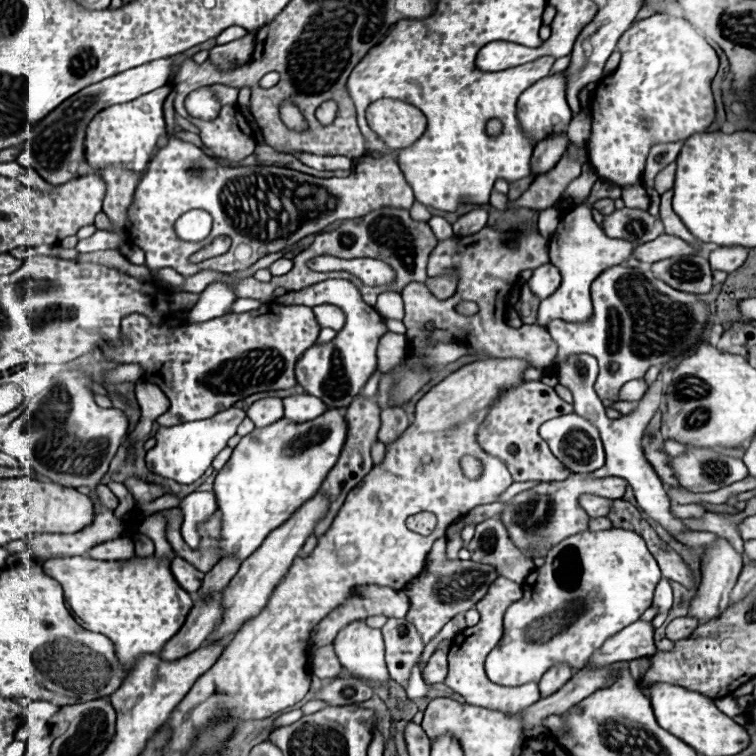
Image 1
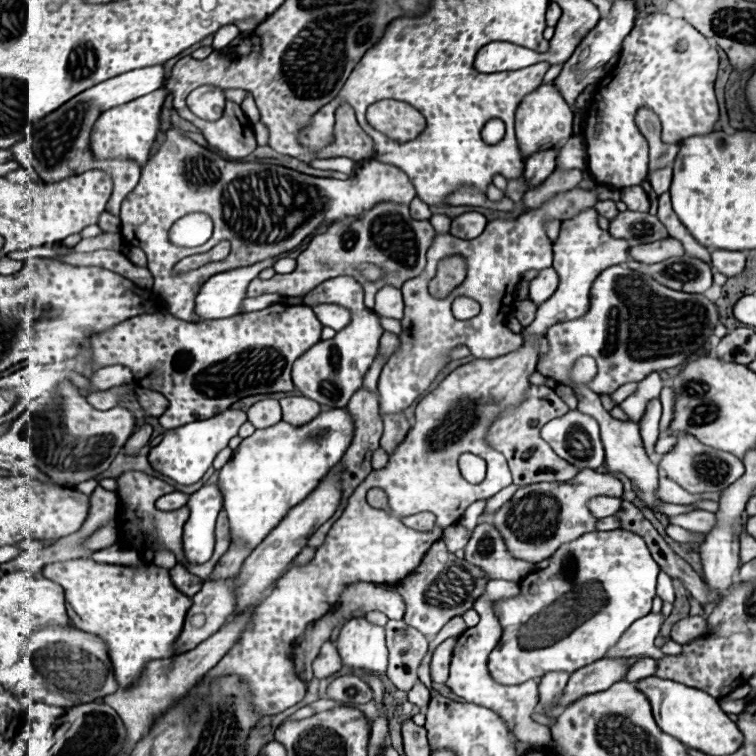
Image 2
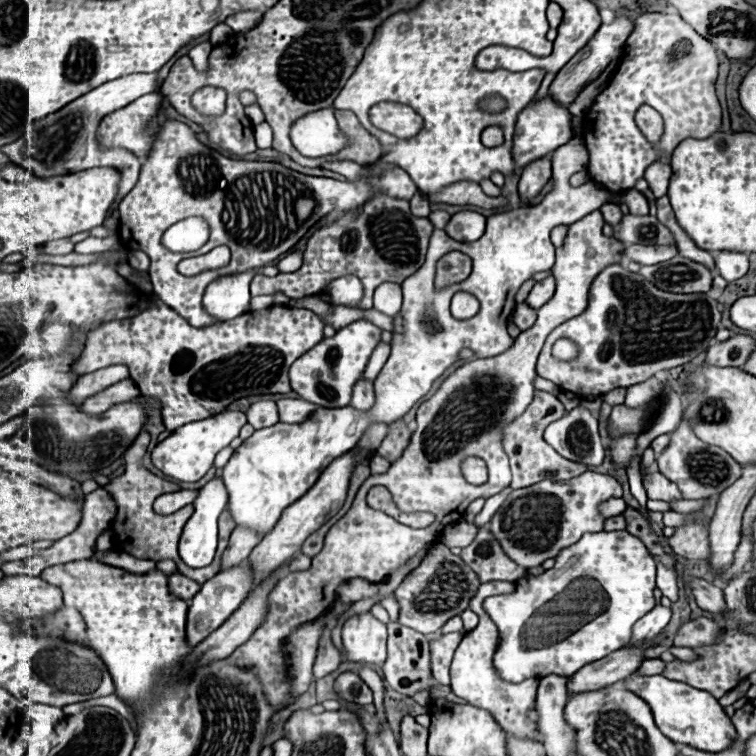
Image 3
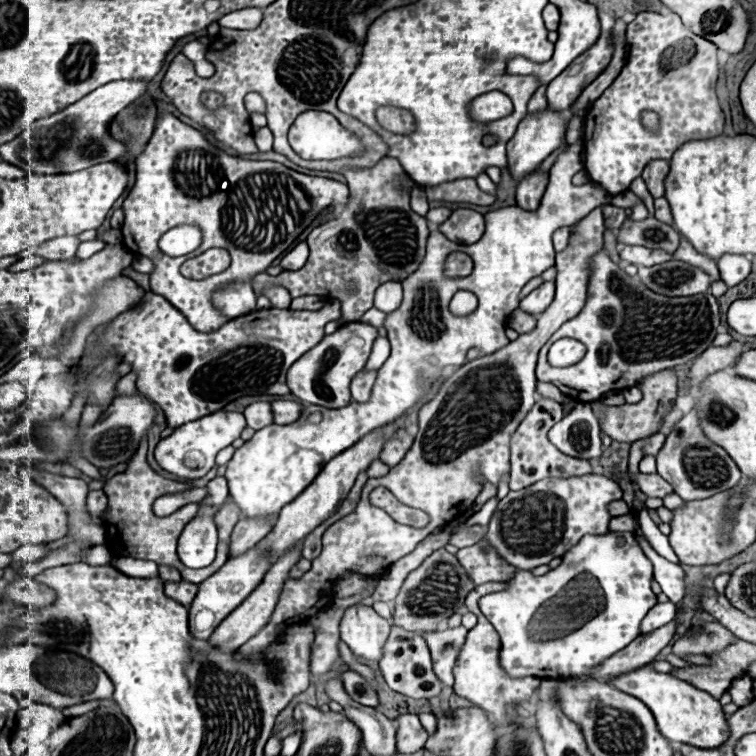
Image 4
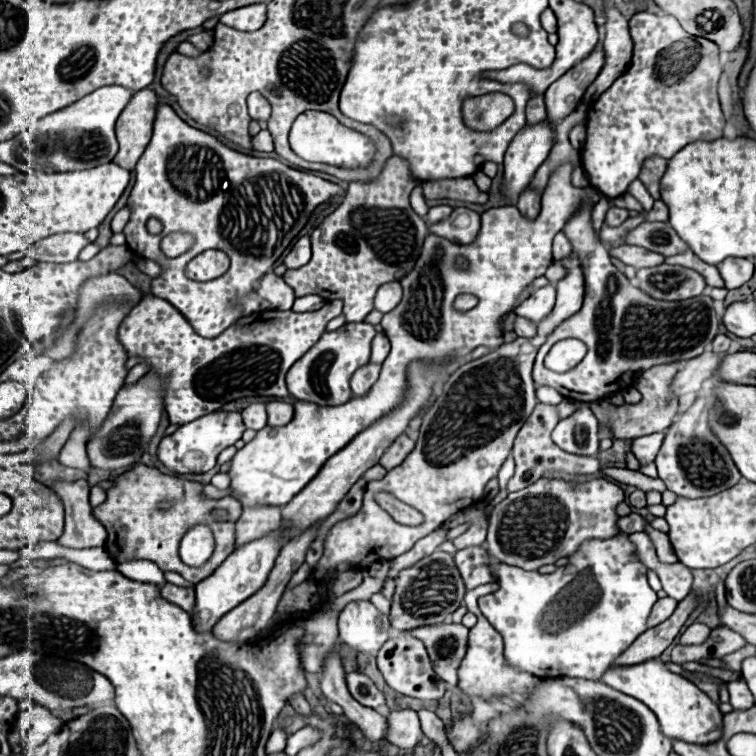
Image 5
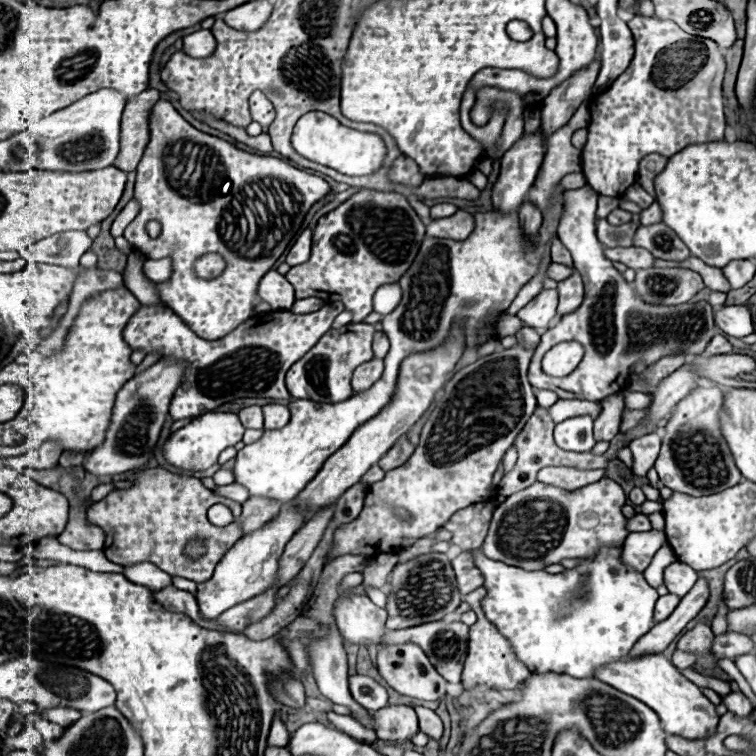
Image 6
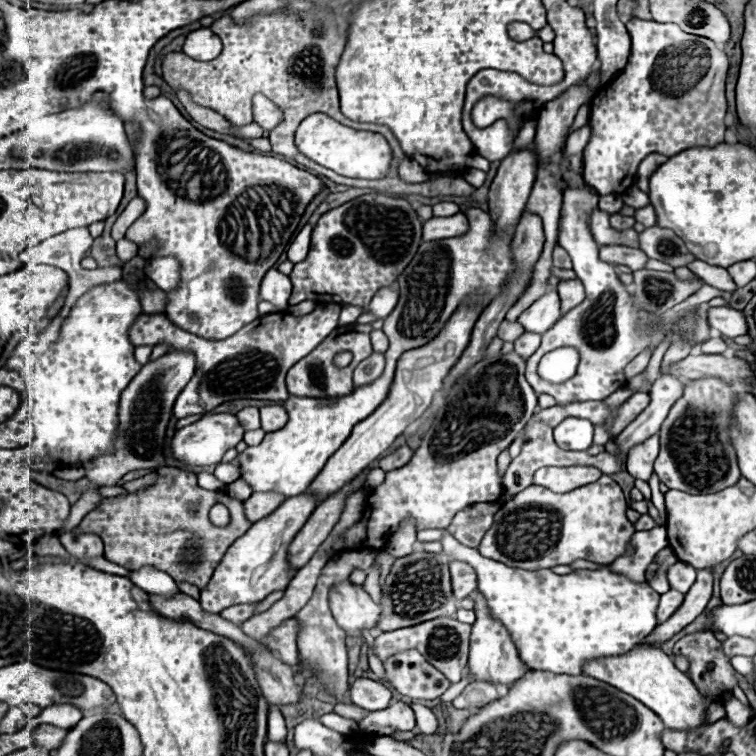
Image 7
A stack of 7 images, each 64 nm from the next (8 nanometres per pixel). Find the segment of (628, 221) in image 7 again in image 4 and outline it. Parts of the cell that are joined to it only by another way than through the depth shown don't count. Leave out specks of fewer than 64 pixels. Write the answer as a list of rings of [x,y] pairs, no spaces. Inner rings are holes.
[[[606,204],[602,210],[604,210],[608,230],[618,230],[624,224],[624,220],[628,218],[624,208],[618,208],[618,206],[612,206],[612,204]]]

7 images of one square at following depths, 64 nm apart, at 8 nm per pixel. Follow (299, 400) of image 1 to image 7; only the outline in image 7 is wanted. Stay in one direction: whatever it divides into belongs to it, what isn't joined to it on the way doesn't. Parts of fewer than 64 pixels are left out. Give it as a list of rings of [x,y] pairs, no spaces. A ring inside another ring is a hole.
[[[264,406],[260,408],[260,422],[264,432],[274,432],[280,430],[288,420],[288,414],[282,406]]]

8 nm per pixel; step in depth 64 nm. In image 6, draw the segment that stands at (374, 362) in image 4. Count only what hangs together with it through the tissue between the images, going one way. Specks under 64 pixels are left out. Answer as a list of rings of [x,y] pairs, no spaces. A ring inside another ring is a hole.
[[[376,332],[376,334],[374,334],[374,344],[372,344],[372,348],[374,348],[374,356],[376,356],[376,358],[384,358],[384,356],[386,356],[390,344],[388,344],[388,338],[386,338],[384,332]]]

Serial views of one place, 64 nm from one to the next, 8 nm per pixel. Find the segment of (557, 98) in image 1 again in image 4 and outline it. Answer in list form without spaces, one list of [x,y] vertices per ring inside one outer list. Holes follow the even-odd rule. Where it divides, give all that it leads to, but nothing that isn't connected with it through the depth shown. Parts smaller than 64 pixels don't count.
[[[546,110],[542,114],[528,114],[520,124],[512,140],[508,142],[508,172],[514,182],[520,182],[524,176],[534,172],[546,156],[550,156],[564,140],[566,132],[566,116],[554,110]]]

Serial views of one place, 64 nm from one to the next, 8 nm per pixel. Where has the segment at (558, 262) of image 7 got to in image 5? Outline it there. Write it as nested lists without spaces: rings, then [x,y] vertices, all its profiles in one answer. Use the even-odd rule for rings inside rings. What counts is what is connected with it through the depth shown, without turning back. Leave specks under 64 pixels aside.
[[[566,164],[554,172],[554,176],[548,182],[548,188],[542,194],[542,212],[534,222],[524,218],[516,206],[502,206],[502,208],[492,208],[486,210],[480,218],[480,232],[474,242],[466,246],[458,246],[446,238],[438,238],[430,234],[422,246],[422,254],[418,256],[418,262],[406,278],[400,280],[404,288],[404,298],[402,302],[382,318],[382,328],[384,334],[388,336],[392,350],[386,356],[386,362],[382,362],[380,378],[372,386],[370,394],[364,394],[362,398],[352,398],[350,402],[342,406],[314,406],[314,402],[296,402],[294,404],[294,418],[288,426],[280,428],[264,428],[256,434],[252,442],[248,442],[244,448],[236,452],[232,458],[230,466],[230,480],[232,488],[242,494],[242,504],[244,506],[254,506],[254,504],[266,504],[266,506],[284,506],[288,504],[324,466],[324,462],[334,456],[338,450],[342,450],[358,432],[374,424],[378,418],[394,410],[402,400],[406,392],[406,366],[410,360],[462,360],[468,352],[472,352],[476,346],[490,346],[498,348],[502,346],[502,328],[500,320],[504,314],[508,314],[518,298],[518,294],[538,276],[544,276],[546,268],[554,262],[568,258],[572,248],[566,236],[562,236],[562,226],[566,224],[566,218],[570,218],[576,208],[580,208],[584,201],[596,204],[605,196],[593,187],[574,188],[570,184],[570,174],[574,166]],[[458,258],[466,258],[468,268],[462,270],[458,266]],[[460,294],[474,294],[478,298],[478,306],[468,310],[468,312],[458,312],[454,310],[454,300]]]

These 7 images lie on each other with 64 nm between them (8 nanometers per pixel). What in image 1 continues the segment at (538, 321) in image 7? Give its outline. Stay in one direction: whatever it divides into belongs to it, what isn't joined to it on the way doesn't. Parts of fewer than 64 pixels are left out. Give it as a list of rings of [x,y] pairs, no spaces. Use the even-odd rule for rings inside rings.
[[[552,264],[536,268],[532,278],[528,280],[528,286],[530,286],[530,290],[532,290],[532,294],[536,298],[540,298],[540,300],[548,298],[560,286],[560,272],[558,272],[558,268],[552,266]]]

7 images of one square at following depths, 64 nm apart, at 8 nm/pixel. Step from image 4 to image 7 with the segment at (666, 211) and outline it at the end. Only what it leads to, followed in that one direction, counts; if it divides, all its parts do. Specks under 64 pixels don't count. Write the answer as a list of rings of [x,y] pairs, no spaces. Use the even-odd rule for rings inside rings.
[[[644,206],[644,208],[638,208],[636,214],[634,214],[636,222],[644,224],[644,226],[654,226],[656,224],[656,214],[654,214],[654,208],[652,206]]]

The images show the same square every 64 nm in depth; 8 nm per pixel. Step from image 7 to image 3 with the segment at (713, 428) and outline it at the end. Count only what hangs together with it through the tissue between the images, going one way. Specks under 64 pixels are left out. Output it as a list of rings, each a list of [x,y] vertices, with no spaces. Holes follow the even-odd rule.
[[[682,420],[678,428],[670,434],[670,444],[658,456],[658,470],[678,486],[682,498],[686,500],[704,500],[716,496],[742,476],[742,466],[734,458],[730,458],[722,448],[702,442],[694,434],[688,420]]]

